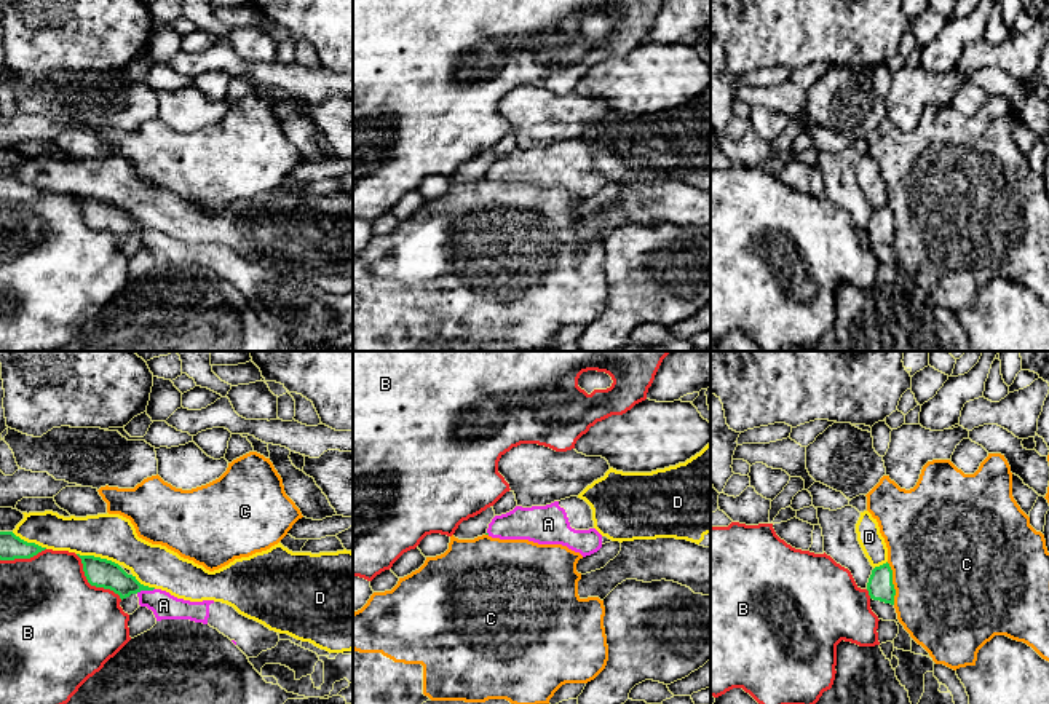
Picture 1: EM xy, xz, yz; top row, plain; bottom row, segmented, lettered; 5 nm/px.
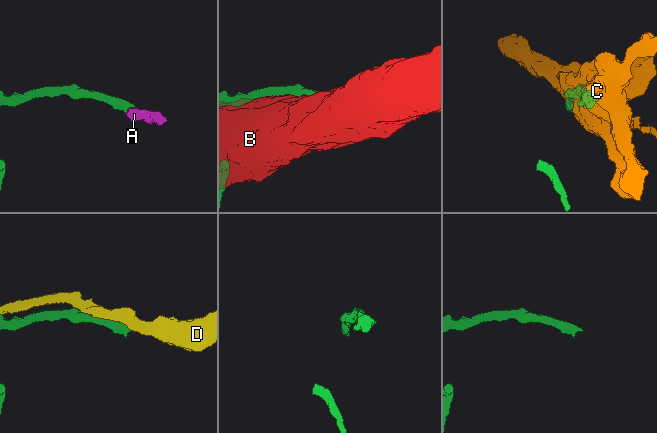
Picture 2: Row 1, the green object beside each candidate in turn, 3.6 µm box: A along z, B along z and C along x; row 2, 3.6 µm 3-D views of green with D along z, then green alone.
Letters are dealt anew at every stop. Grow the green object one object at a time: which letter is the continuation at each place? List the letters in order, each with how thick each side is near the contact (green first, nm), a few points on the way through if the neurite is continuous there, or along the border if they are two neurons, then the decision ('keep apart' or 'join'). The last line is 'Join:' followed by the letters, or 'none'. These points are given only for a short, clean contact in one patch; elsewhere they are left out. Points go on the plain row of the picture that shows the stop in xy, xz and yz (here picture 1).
A: 140/130 nm | across xy (99, 214), (144, 232), (163, 248) | join
B: 140/500 nm | keep apart
C: 130/480 nm | keep apart
D: 140/240 nm | keep apart
Join: A

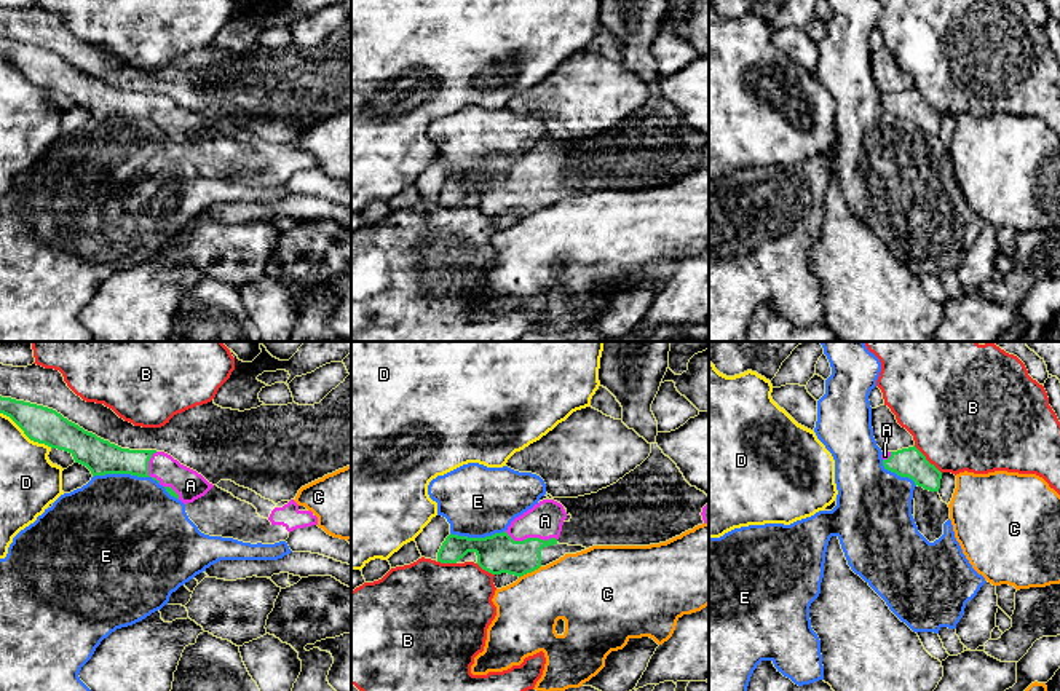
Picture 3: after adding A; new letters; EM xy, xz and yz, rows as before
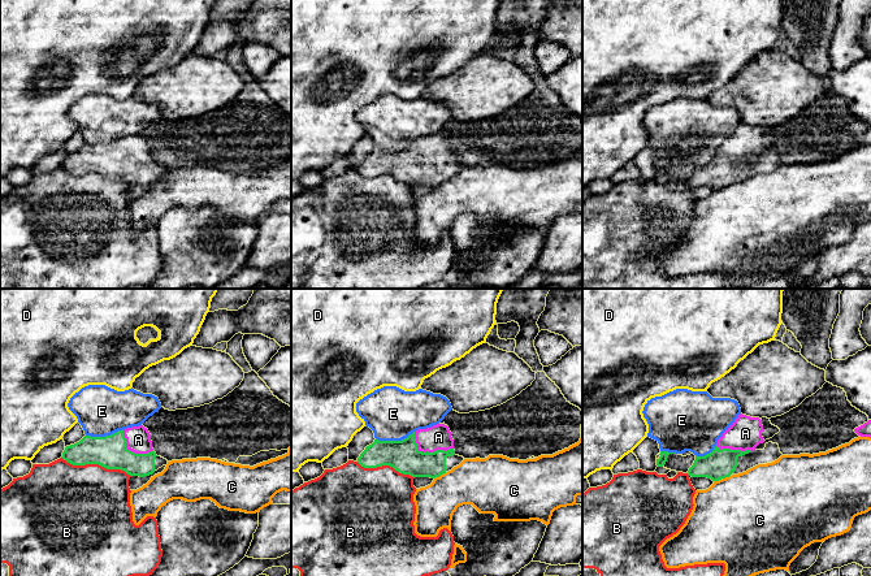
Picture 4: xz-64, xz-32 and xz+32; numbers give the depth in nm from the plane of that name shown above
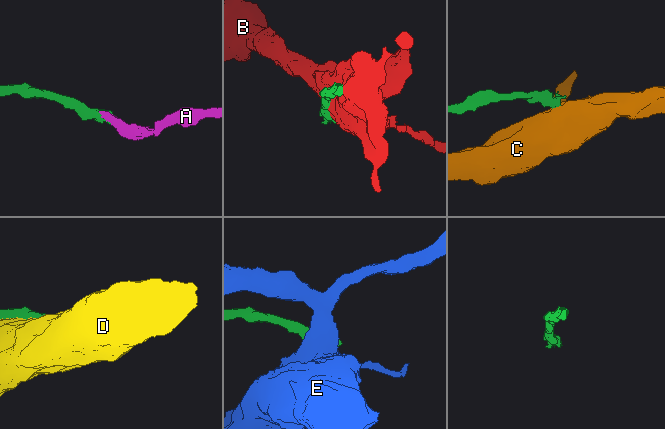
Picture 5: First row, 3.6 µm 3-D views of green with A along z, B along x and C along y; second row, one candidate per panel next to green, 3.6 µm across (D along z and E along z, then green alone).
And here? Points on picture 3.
A: 200/180 nm | across xz (497, 197), (511, 195), (530, 181), (545, 163) | join
B: 150/480 nm | keep apart
C: 200/340 nm | keep apart
D: 180/300 nm | keep apart
E: 170/480 nm | keep apart
Join: A

